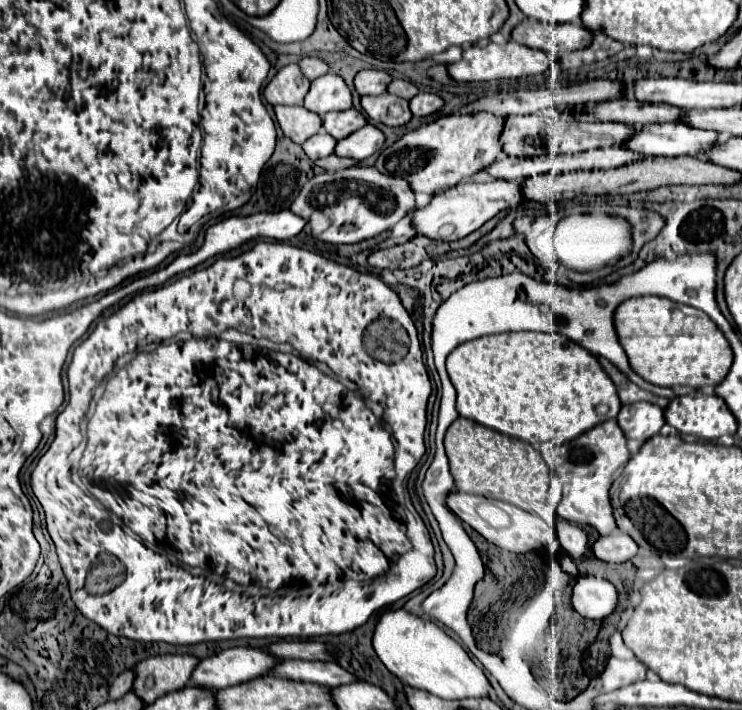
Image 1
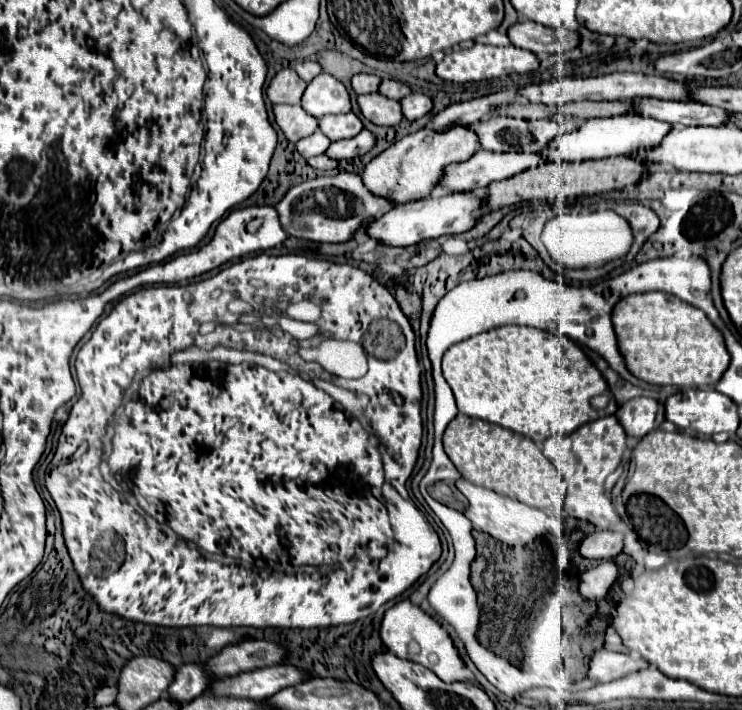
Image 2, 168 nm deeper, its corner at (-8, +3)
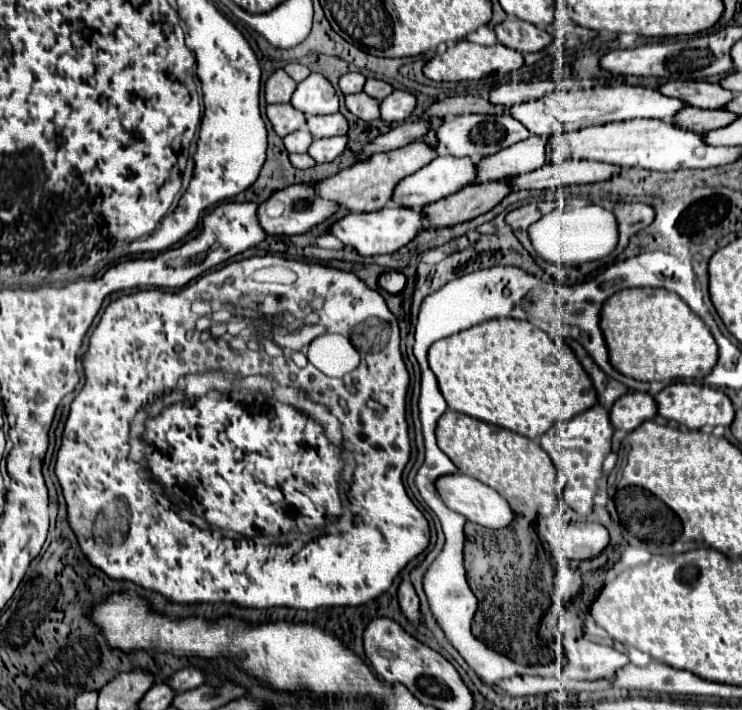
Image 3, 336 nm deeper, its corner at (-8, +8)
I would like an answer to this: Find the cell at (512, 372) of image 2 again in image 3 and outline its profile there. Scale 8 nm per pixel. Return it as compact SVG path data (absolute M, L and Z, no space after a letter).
M514 318L486 320L464 332L438 340L428 352L428 362L438 378L440 392L444 394L450 410L508 428L530 440L548 432L556 420L570 420L598 404L592 378L584 372L584 366L576 358L574 350L566 344L558 346L544 330L536 328L534 324Z

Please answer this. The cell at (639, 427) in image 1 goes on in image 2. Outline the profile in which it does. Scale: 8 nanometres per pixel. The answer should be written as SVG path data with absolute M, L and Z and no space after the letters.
M636 397L618 407L616 419L624 427L626 435L638 442L646 433L660 427L664 421L664 405L650 397Z

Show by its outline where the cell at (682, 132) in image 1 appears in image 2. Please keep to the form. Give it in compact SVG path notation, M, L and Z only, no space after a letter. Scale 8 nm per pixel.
M620 115L620 117L608 117L608 119L588 119L580 123L580 127L572 133L562 133L554 137L540 155L546 161L552 163L564 163L564 161L588 161L588 159L606 159L616 155L628 155L636 149L658 145L662 137L672 129L672 125L648 119L648 117L636 117L636 115Z

